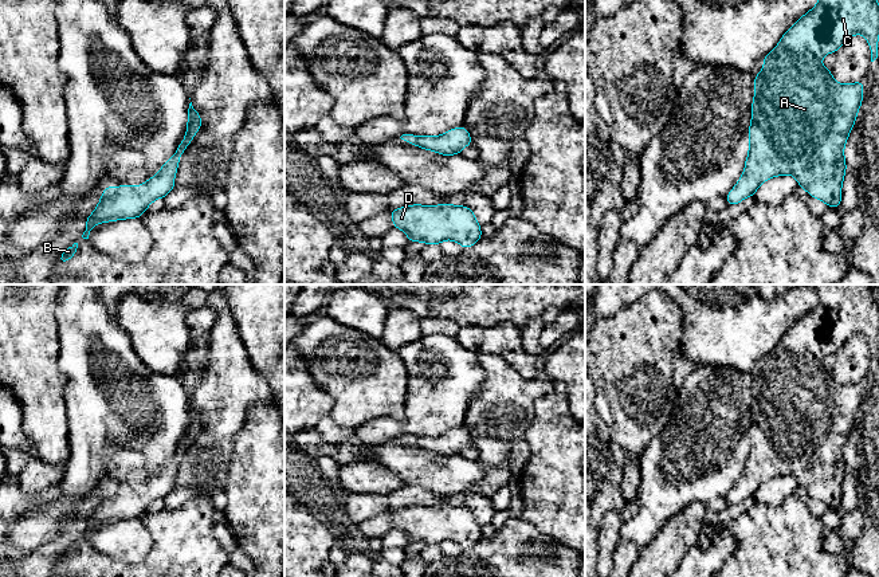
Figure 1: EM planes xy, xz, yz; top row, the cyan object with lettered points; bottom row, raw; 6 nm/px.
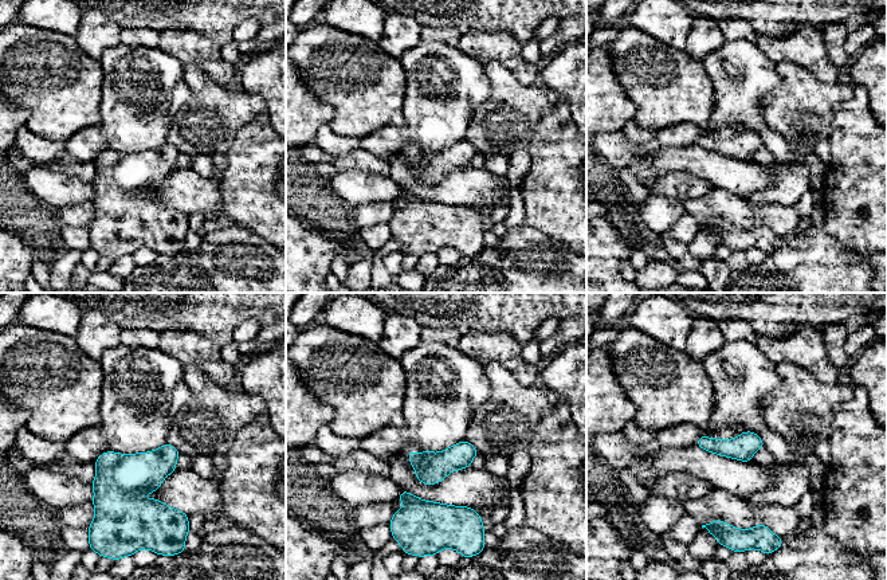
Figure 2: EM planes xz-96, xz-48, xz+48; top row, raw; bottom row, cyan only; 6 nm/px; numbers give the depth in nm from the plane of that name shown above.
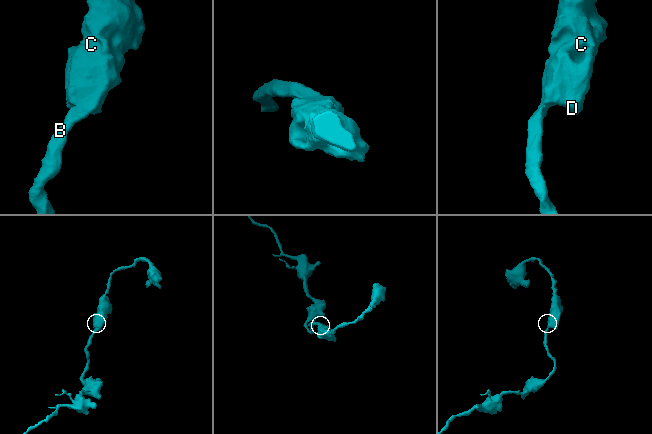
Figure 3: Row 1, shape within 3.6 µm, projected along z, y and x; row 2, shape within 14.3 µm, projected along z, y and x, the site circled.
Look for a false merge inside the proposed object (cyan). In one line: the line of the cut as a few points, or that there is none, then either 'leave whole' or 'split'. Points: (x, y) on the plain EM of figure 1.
cut none; leave whole

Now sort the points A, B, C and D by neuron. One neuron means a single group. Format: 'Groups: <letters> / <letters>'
Groups: A B C D

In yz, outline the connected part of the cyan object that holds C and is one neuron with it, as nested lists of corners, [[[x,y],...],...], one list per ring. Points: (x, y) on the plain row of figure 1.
[[[777,284],[776,297],[800,286],[812,287],[819,295],[819,303],[784,334],[776,349],[764,358],[761,373],[754,377],[753,413],[747,431],[749,455],[741,479],[726,496],[730,507],[754,496],[766,480],[784,475],[792,475],[798,482],[798,487],[828,507],[839,509],[841,503],[841,484],[847,471],[844,445],[863,401],[864,384],[863,381],[837,384],[831,370],[821,365],[821,360],[829,353],[836,353],[851,337],[862,334],[870,345],[871,362],[874,362],[878,358],[879,305],[871,284]]]

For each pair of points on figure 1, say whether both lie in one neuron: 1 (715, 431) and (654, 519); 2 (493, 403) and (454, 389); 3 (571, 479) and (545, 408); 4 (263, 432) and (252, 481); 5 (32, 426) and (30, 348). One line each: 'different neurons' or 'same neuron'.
1: same neuron
2: different neurons
3: same neuron
4: same neuron
5: same neuron

